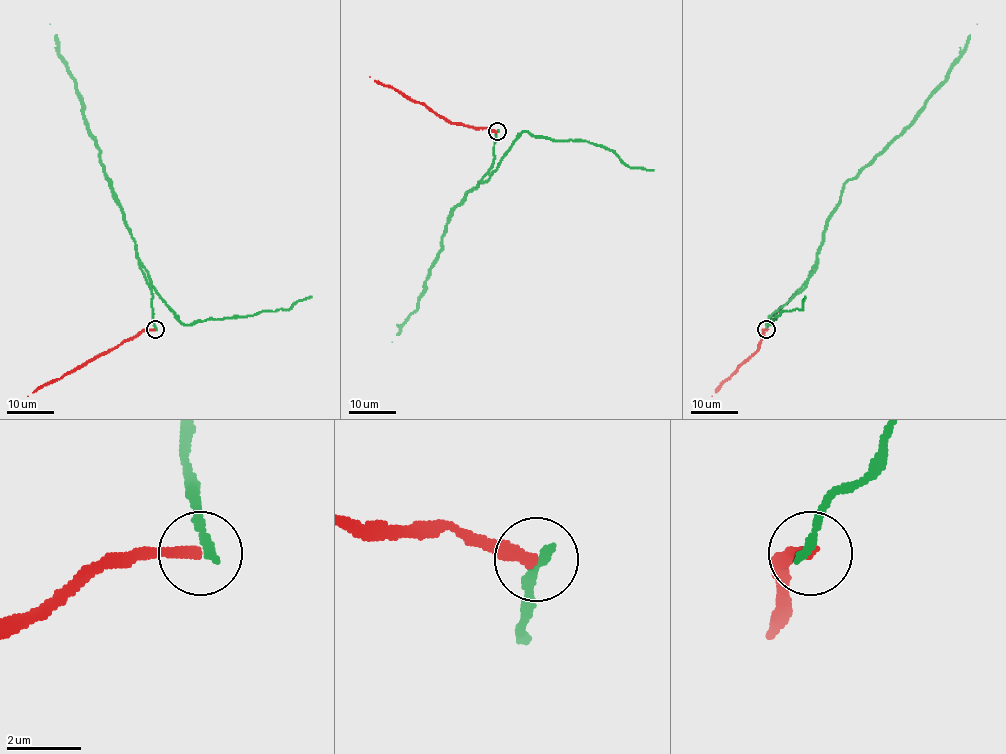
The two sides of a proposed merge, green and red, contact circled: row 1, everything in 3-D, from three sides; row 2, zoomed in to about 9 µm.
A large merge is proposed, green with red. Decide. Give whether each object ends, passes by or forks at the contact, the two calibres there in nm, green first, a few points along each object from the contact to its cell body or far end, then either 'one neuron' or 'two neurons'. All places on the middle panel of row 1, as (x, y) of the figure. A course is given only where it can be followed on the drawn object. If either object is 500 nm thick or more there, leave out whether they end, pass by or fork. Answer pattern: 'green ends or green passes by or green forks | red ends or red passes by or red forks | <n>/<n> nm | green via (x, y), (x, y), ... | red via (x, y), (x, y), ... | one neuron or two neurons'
green ends | red ends | 240/320 nm | green via (497, 132), (494, 163), (450, 212), (442, 249), (418, 308), (392, 342) | red via (496, 132), (446, 121), (426, 106), (370, 77) | two neurons

